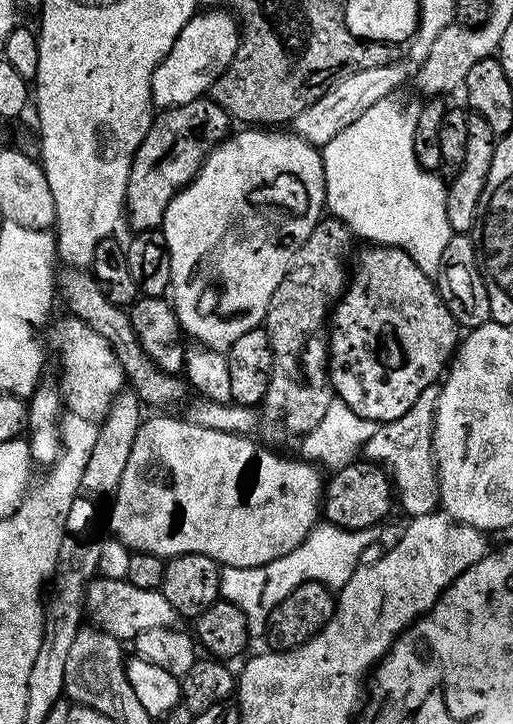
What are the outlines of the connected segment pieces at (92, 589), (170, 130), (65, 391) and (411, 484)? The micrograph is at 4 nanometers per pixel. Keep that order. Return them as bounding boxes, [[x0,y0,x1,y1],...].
[[86,578,178,642],[124,98,230,232],[52,318,126,425],[362,387,440,517]]

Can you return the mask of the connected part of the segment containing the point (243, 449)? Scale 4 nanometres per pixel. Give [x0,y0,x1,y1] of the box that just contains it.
[107,414,325,567]

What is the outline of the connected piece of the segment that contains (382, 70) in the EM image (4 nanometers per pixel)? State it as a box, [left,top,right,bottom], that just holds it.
[290,63,404,144]

